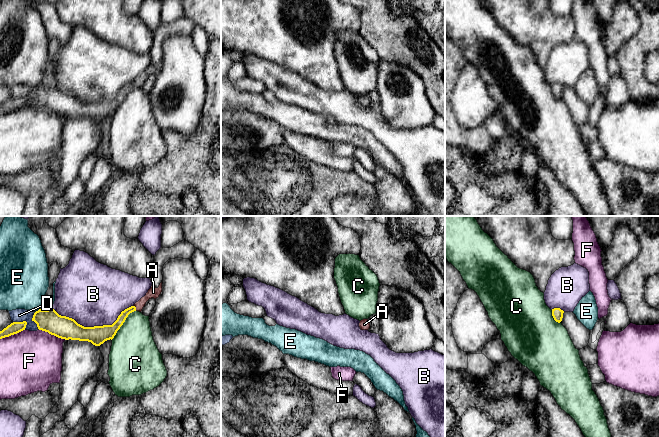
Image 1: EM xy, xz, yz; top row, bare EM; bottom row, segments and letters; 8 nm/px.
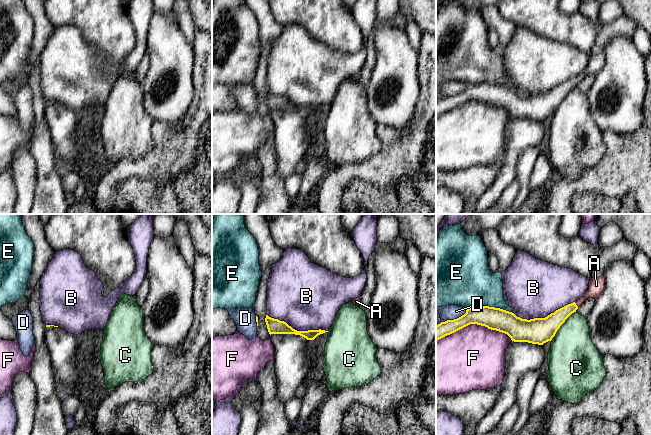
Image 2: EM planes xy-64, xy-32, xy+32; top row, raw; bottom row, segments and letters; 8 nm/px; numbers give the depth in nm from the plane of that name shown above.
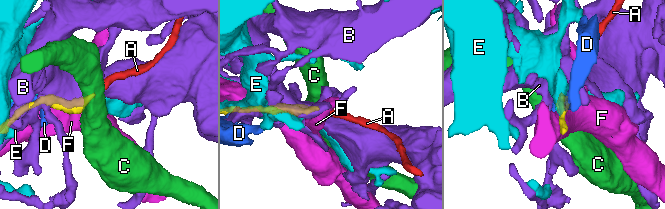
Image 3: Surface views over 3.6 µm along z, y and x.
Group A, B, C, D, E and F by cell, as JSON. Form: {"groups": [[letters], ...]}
{"groups": [["A"], ["B"], ["C"], ["D"], ["E"], ["F"]]}

